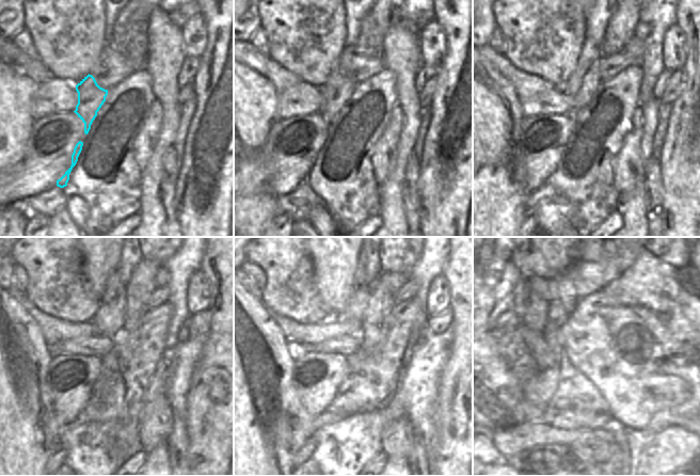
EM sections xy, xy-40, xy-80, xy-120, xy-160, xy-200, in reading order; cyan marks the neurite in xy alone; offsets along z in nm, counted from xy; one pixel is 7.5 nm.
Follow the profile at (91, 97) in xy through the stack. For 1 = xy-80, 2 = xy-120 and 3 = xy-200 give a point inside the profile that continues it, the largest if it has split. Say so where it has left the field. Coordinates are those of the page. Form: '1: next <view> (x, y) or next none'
1: next xy-80 (584, 82)
2: next xy-120 (109, 318)
3: next xy-200 (602, 264)

